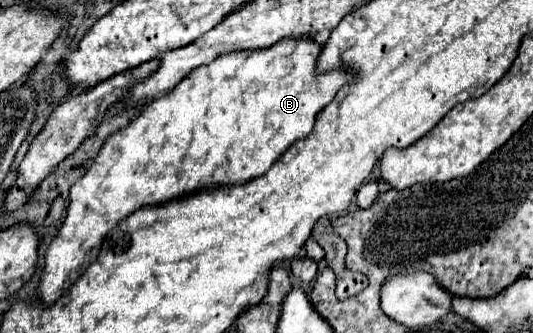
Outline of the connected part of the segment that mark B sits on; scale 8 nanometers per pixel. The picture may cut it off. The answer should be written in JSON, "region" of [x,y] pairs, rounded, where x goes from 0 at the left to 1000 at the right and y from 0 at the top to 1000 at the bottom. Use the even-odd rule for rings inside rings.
{"region":[[[540,108],[507,144],[439,150],[417,162],[394,192],[364,204],[334,252],[334,264],[326,264],[326,276],[304,288],[304,300],[285,300],[255,360],[244,360],[236,384],[206,402],[165,517],[131,565],[128,649],[86,757],[86,799],[71,859],[71,889],[79,907],[98,913],[109,883],[131,865],[139,841],[146,841],[150,811],[184,757],[199,697],[259,625],[315,607],[390,559],[450,553],[492,529],[544,432],[570,414],[585,390],[593,336],[623,306],[642,258],[660,252],[660,240],[672,234],[672,222],[649,198],[593,216],[600,156],[604,132],[593,120],[574,108]]]}

